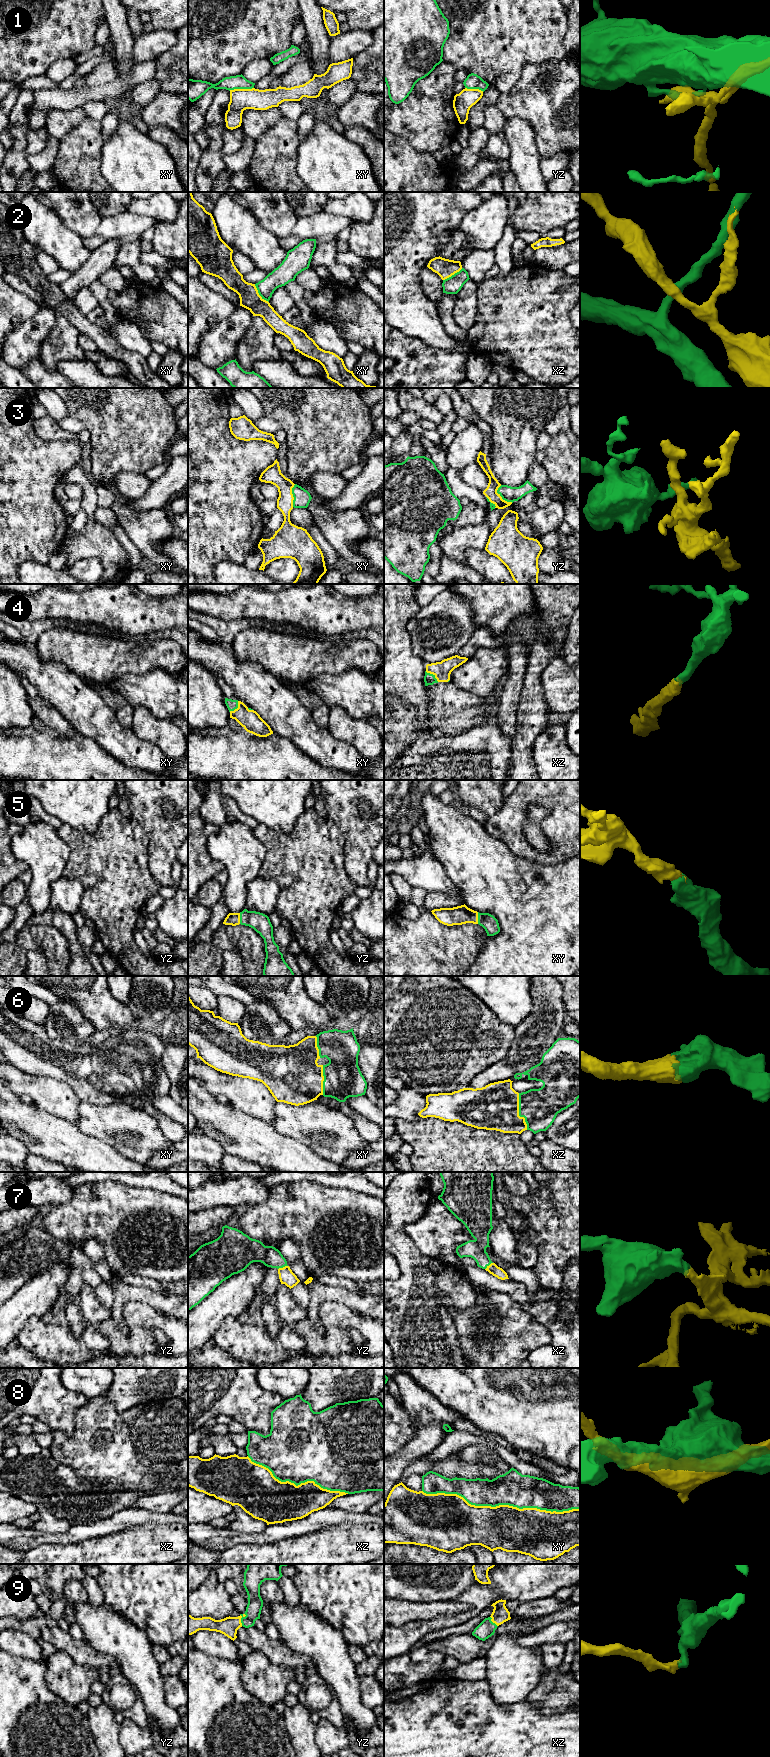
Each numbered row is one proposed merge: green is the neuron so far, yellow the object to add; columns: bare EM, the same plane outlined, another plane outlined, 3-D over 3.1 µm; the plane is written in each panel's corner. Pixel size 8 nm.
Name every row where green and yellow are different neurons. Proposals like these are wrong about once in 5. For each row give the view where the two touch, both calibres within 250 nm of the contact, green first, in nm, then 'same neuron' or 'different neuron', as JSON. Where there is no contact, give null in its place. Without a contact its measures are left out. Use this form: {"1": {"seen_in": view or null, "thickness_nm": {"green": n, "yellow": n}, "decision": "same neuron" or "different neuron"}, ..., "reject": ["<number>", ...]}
{"1": {"seen_in": "xy", "thickness_nm": {"green": 110, "yellow": 180}, "decision": "different neuron"}, "2": {"seen_in": "xy", "thickness_nm": {"green": 160, "yellow": 160}, "decision": "different neuron"}, "3": {"seen_in": "yz", "thickness_nm": {"green": 130, "yellow": 100}, "decision": "different neuron"}, "4": {"seen_in": "xz", "thickness_nm": {"green": 90, "yellow": 140}, "decision": "same neuron"}, "5": {"seen_in": "xy", "thickness_nm": {"green": 120, "yellow": 150}, "decision": "same neuron"}, "6": {"seen_in": "xz", "thickness_nm": {"green": 300, "yellow": 360}, "decision": "same neuron"}, "7": {"seen_in": "yz", "thickness_nm": {"green": 170, "yellow": 120}, "decision": "same neuron"}, "8": {"seen_in": "xy", "thickness_nm": {"green": 280, "yellow": 360}, "decision": "different neuron"}, "9": {"seen_in": "yz", "thickness_nm": {"green": 130, "yellow": 150}, "decision": "same neuron"}, "reject": ["1", "2", "3", "8"]}

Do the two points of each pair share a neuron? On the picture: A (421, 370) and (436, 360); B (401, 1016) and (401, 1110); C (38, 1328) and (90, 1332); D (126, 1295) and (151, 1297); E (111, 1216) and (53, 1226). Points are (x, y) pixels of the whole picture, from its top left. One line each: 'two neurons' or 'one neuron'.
A: one neuron
B: two neurons
C: one neuron
D: one neuron
E: one neuron

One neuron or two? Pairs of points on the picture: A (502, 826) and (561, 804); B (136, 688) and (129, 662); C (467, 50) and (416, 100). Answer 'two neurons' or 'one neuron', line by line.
A: one neuron
B: two neurons
C: two neurons

